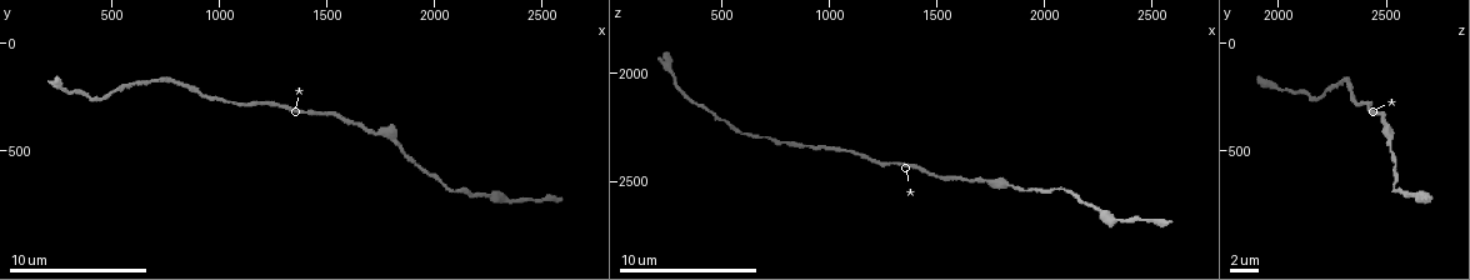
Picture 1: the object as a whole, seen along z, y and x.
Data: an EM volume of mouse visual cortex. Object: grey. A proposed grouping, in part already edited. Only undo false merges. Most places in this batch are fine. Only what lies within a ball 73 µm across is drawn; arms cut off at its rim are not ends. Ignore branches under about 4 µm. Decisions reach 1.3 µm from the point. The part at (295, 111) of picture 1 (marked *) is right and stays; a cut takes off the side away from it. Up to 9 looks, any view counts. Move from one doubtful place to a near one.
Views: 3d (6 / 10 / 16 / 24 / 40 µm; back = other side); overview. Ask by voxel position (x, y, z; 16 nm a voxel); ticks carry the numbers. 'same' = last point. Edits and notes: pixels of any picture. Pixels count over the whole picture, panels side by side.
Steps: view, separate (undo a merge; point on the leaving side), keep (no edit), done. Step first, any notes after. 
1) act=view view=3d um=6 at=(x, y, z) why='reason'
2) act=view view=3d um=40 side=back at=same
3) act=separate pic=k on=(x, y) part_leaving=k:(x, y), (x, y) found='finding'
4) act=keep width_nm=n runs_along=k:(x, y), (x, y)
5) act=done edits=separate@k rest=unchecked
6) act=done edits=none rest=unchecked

act=view view=3d um=10 at=(1830, 460, 2520) why='calibre changes'

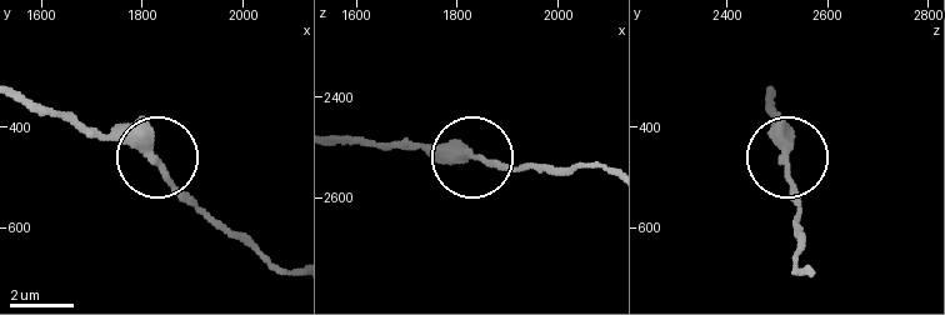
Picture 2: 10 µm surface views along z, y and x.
act=view view=3d um=10 side=back at=(1830, 470, 2515) why='other side'

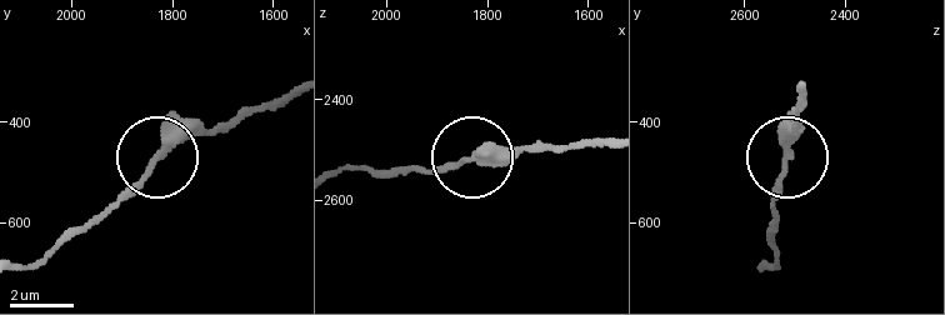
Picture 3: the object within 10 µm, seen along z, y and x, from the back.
act=keep runs_along=3:(608, 141), (488, 149), (401, 174) found='all the same neuron'

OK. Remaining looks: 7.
act=view view=3d um=16 at=(2080, 680, 2530) why='narrows sharply'

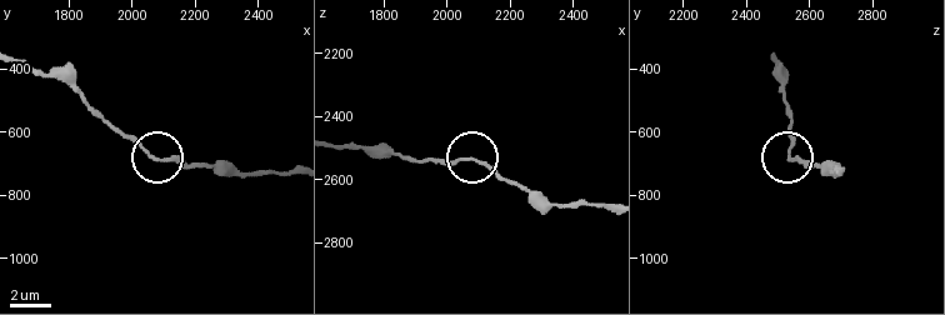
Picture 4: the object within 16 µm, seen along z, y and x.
act=view view=3d um=6 at=(2070, 680, 2530)

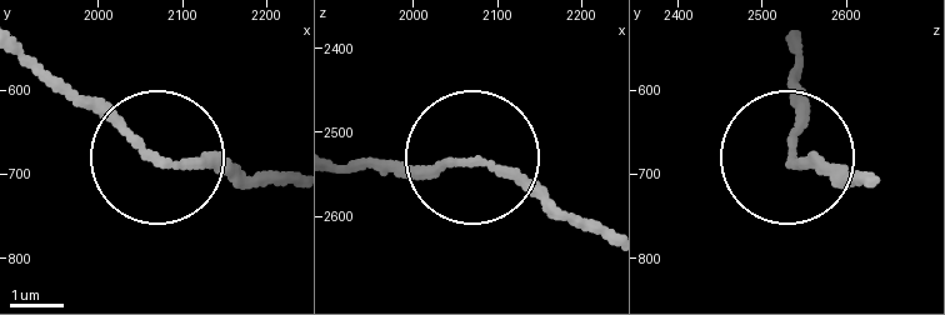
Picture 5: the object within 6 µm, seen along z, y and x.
act=keep runs_along=5:(339, 168), (434, 173), (474, 159), (528, 176), (608, 239) found='one neuron here'

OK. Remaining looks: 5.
act=view view=3d um=6 at=(690, 170, 2280) why='narrows sharply'

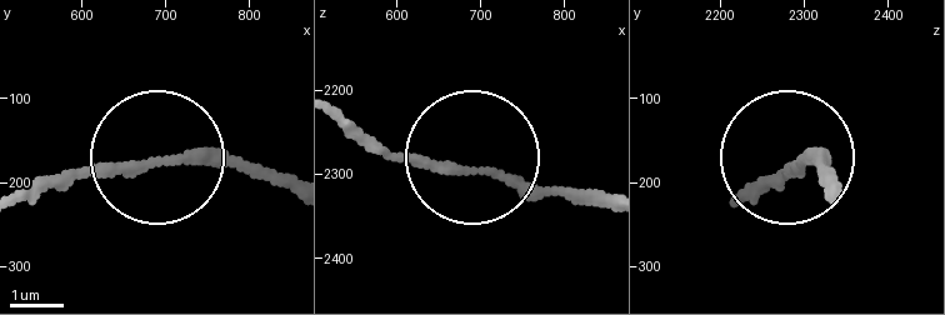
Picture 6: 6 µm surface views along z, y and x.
act=keep runs_along=6:(833, 196), (824, 160), (775, 174) found='one neuron here'

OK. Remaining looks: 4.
act=view view=3d um=10 at=(280, 210, 2030) why='calibre changes'

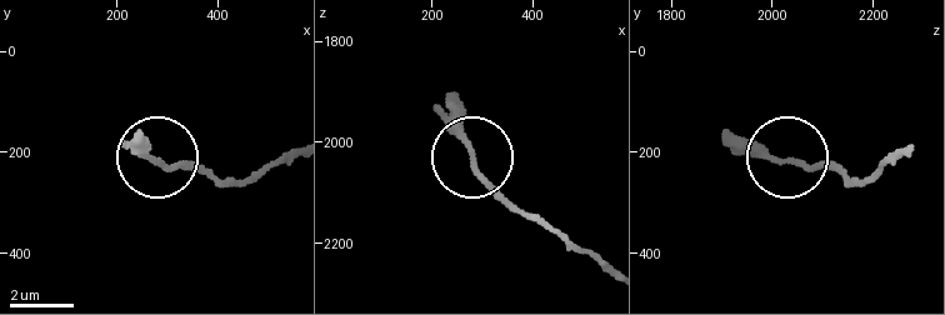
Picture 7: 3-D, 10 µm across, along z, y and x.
act=view view=3d um=6 at=(285, 225, 2045)

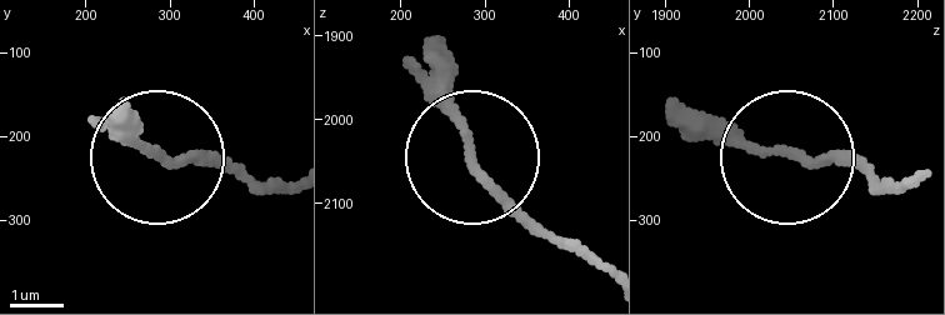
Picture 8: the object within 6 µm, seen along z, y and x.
act=keep found='all the same neuron'

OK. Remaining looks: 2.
act=done edits=none rest=unchecked

